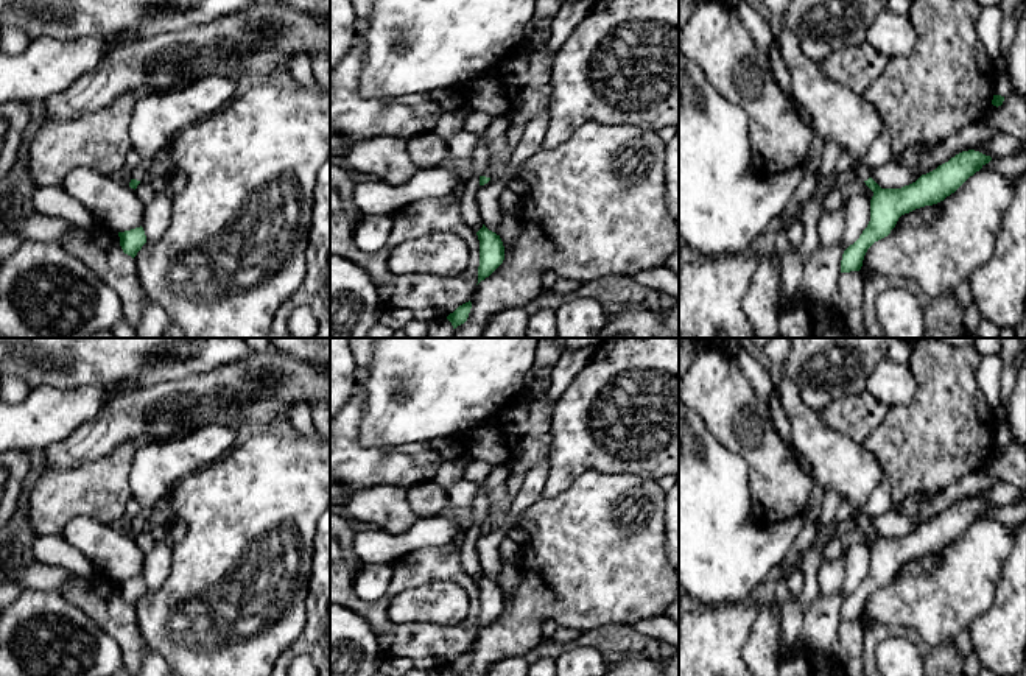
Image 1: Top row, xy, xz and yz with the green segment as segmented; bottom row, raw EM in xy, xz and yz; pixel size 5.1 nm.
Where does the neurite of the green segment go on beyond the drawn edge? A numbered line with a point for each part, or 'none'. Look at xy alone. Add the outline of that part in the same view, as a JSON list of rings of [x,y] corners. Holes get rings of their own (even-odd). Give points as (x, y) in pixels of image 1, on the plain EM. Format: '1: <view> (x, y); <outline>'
1: xy (159, 466); [[[207,425],[181,438],[140,445],[128,477],[131,495],[140,503],[139,516],[131,520],[132,528],[143,530],[156,505],[181,480],[226,455],[235,438],[234,428]]]

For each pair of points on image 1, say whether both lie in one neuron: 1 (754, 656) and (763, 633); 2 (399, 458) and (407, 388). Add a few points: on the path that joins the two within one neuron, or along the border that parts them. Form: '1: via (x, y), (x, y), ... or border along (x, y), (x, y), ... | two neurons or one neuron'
1: via (760, 650), (763, 639) | one neuron
2: border along (436, 438), (385, 446), (363, 444) | two neurons

